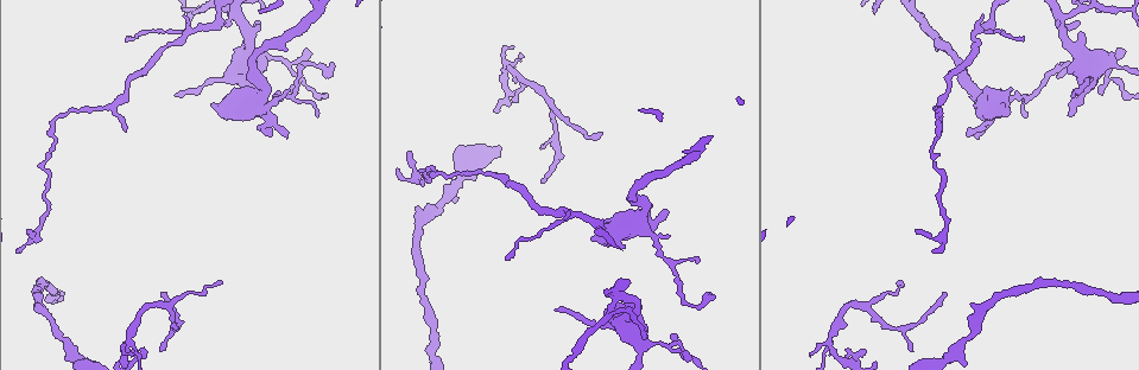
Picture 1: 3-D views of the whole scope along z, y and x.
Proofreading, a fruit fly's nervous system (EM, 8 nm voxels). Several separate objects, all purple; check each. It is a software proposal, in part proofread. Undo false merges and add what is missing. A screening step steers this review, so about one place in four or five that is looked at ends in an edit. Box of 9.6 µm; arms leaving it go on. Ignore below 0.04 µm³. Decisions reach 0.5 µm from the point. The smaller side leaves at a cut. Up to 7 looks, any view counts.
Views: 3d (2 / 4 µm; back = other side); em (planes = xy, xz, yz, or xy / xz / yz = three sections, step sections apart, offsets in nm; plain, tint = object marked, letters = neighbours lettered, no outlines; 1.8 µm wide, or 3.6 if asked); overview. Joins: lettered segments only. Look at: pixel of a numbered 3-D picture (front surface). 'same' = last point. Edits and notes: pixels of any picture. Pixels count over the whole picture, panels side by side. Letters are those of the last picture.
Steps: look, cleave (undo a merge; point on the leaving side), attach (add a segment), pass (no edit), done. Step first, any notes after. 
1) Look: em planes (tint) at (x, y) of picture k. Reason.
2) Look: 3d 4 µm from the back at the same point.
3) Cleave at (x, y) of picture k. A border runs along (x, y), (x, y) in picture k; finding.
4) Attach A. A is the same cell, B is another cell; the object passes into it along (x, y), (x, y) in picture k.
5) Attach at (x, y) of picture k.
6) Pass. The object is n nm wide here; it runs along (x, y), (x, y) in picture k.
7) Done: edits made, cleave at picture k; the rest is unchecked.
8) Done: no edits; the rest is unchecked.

Look: em 3.6 µm xz step 16 (tint) at (640, 216) of picture 1. Sharp bend.

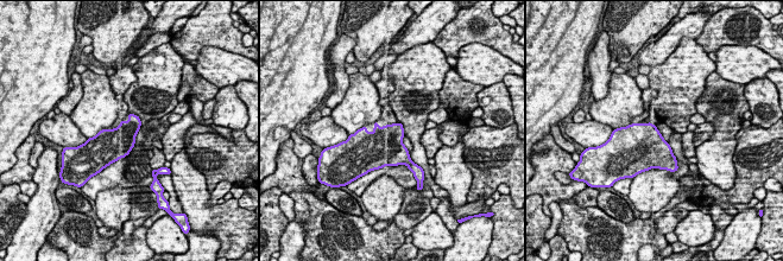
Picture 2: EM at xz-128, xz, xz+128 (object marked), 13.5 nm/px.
Look: em 3.6 µm planes (letters) at the same point.

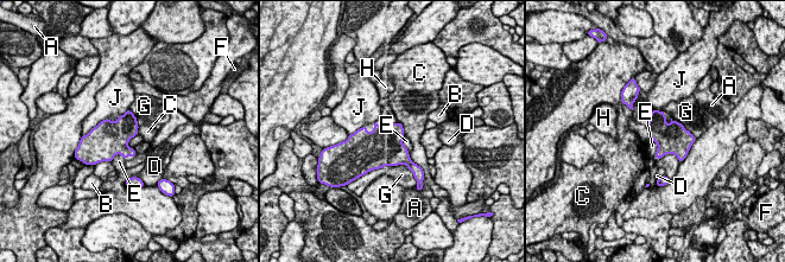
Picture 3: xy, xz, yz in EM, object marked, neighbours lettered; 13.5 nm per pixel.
Pass. The object is 380 nm wide here; A, B, C, D, E, F, G, H and J are other cells; a border runs along (404, 134), (403, 142), (410, 158) in picture 3; continuous, no second cell.

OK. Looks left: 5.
Look: em planes (tint) at (1069, 114) of picture 1. Free end.

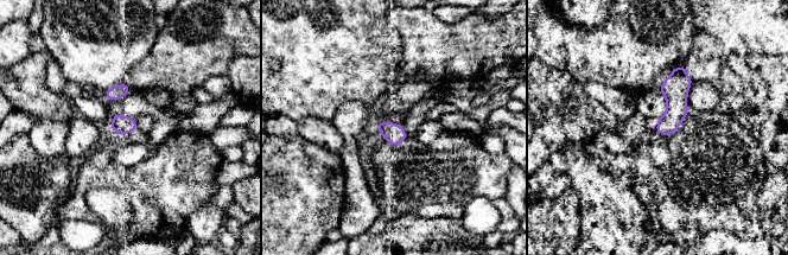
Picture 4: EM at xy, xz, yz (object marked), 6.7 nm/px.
Look: em planes (letters) at the same point.

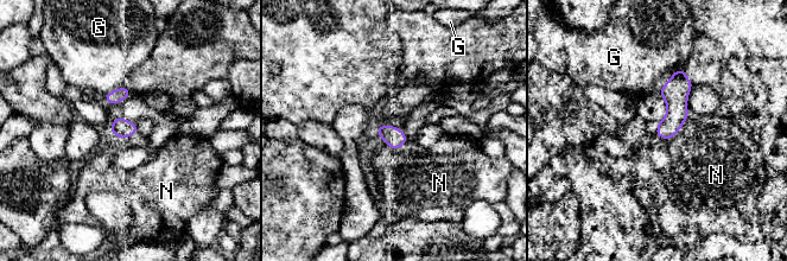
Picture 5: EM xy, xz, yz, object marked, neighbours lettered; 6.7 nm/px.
Pass. G and N are other cells; a border runs along (690, 114), (684, 125), (666, 140) in picture 5; none of them fits.

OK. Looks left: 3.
Look: 3d 2 µm at (123, 356) of picture 1. Sharp bend.

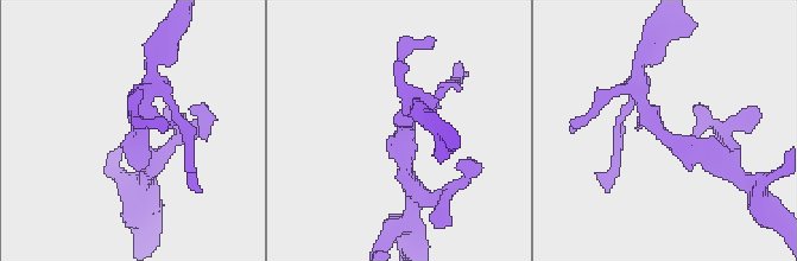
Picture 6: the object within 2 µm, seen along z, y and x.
Look: em planes (letters) at (139, 129) of picture 6. Now the EM.

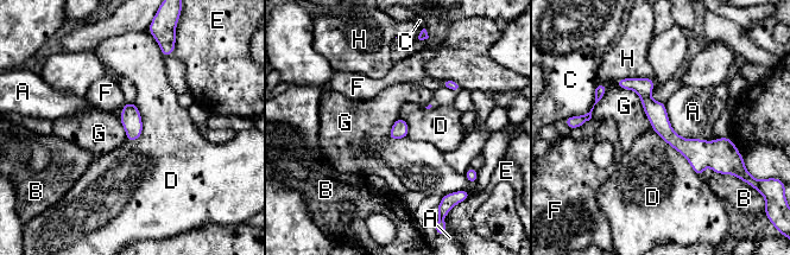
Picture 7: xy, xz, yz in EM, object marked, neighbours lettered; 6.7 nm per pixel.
Pass. A, B, C, D, E, F, G and H are other cells; a border runs along (614, 81), (638, 95), (652, 129) in picture 7; all the same cell.

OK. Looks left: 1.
Done: no edits; the rest is unchecked.

